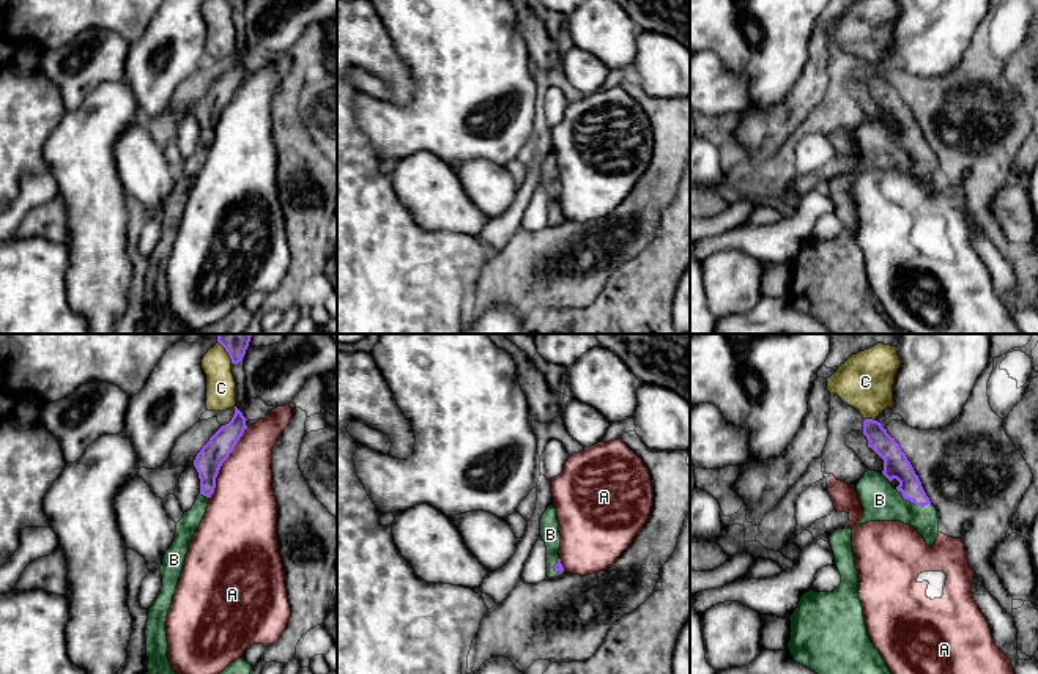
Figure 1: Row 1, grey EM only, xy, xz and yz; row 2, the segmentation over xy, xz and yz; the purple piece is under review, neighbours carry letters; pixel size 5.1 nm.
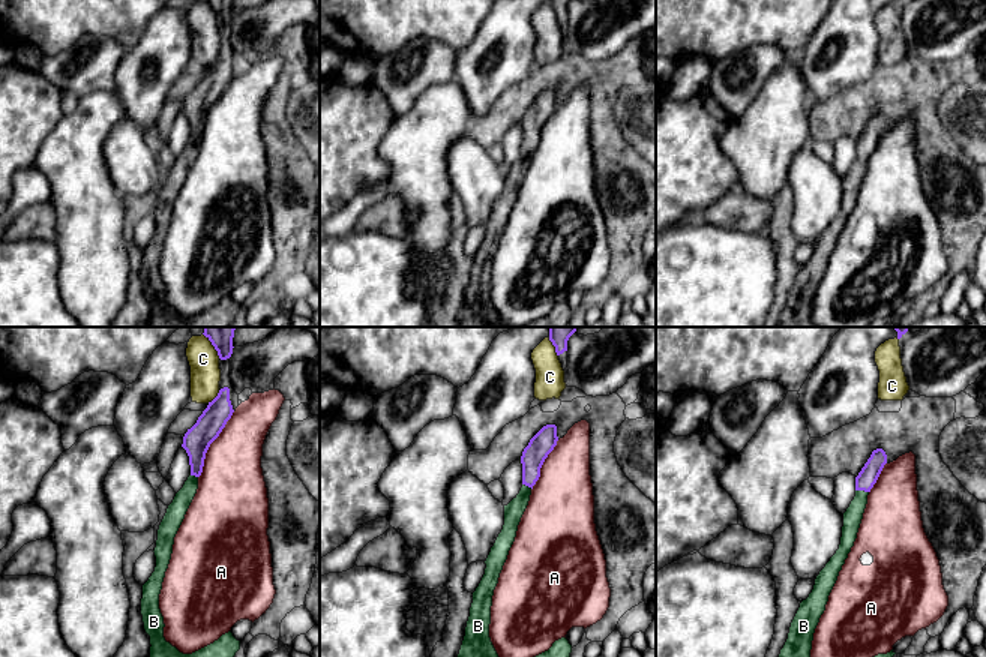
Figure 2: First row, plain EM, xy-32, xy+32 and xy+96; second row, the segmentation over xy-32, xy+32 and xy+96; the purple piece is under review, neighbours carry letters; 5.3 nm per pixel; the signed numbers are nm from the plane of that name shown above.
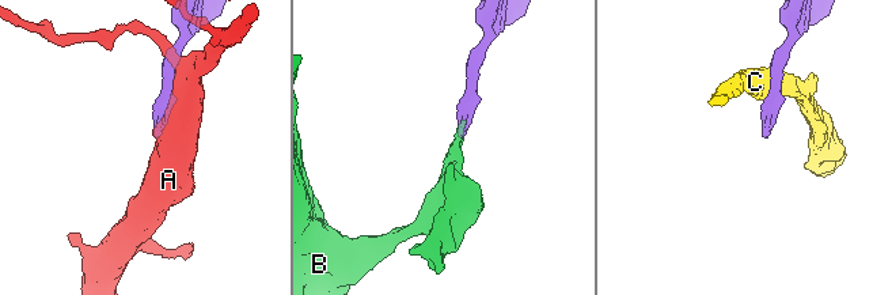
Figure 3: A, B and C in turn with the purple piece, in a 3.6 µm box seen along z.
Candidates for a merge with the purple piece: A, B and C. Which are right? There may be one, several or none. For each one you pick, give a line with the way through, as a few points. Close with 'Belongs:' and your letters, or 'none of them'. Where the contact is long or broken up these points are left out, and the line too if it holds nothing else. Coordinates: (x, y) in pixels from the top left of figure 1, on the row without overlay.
B: runs through yz (897, 112), (909, 128), (912, 148), (879, 147)
Belongs: B

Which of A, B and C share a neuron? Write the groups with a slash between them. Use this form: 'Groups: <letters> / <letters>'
Groups: A / B / C

